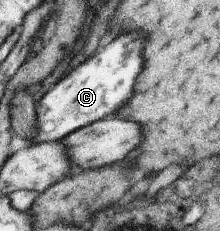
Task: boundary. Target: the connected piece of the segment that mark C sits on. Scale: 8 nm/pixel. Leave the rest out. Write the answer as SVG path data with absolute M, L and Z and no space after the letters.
M123 34L101 54L79 66L71 78L63 78L46 92L37 108L36 135L31 145L60 141L72 132L115 114L135 92L135 82L143 70L143 34Z

